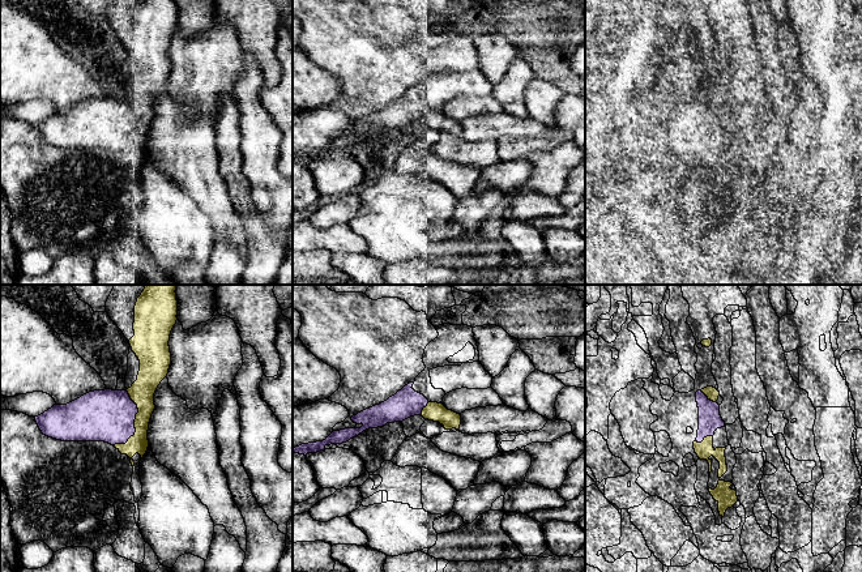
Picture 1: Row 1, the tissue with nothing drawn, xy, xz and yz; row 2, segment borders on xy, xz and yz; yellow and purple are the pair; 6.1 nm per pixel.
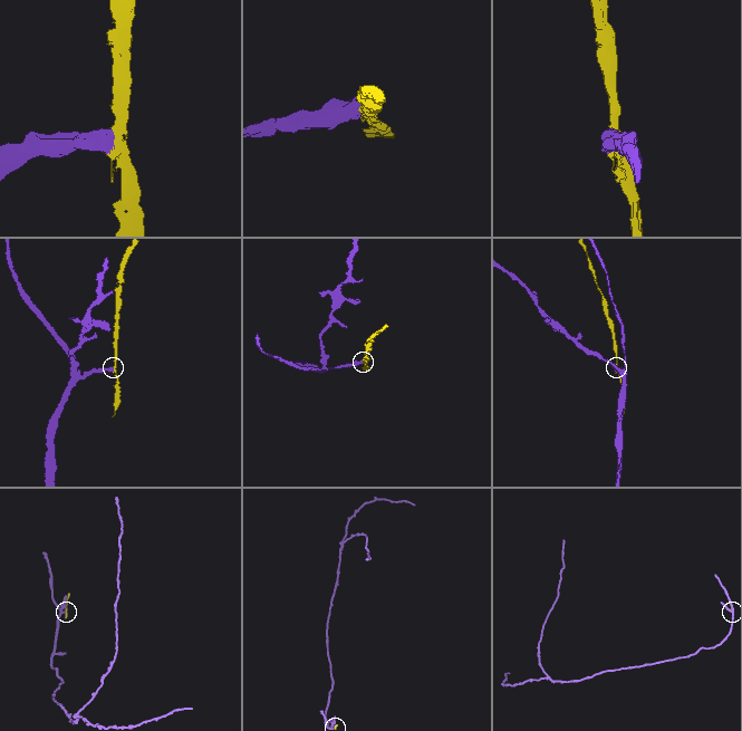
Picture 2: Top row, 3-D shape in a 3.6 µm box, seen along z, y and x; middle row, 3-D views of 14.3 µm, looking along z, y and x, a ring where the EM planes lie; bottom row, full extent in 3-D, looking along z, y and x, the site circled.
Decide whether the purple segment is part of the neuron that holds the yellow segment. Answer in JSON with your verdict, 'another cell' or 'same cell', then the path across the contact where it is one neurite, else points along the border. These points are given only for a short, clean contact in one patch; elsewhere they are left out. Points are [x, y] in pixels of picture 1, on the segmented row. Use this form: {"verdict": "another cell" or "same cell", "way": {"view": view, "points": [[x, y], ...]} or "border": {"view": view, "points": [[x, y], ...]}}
{"verdict": "another cell"}

